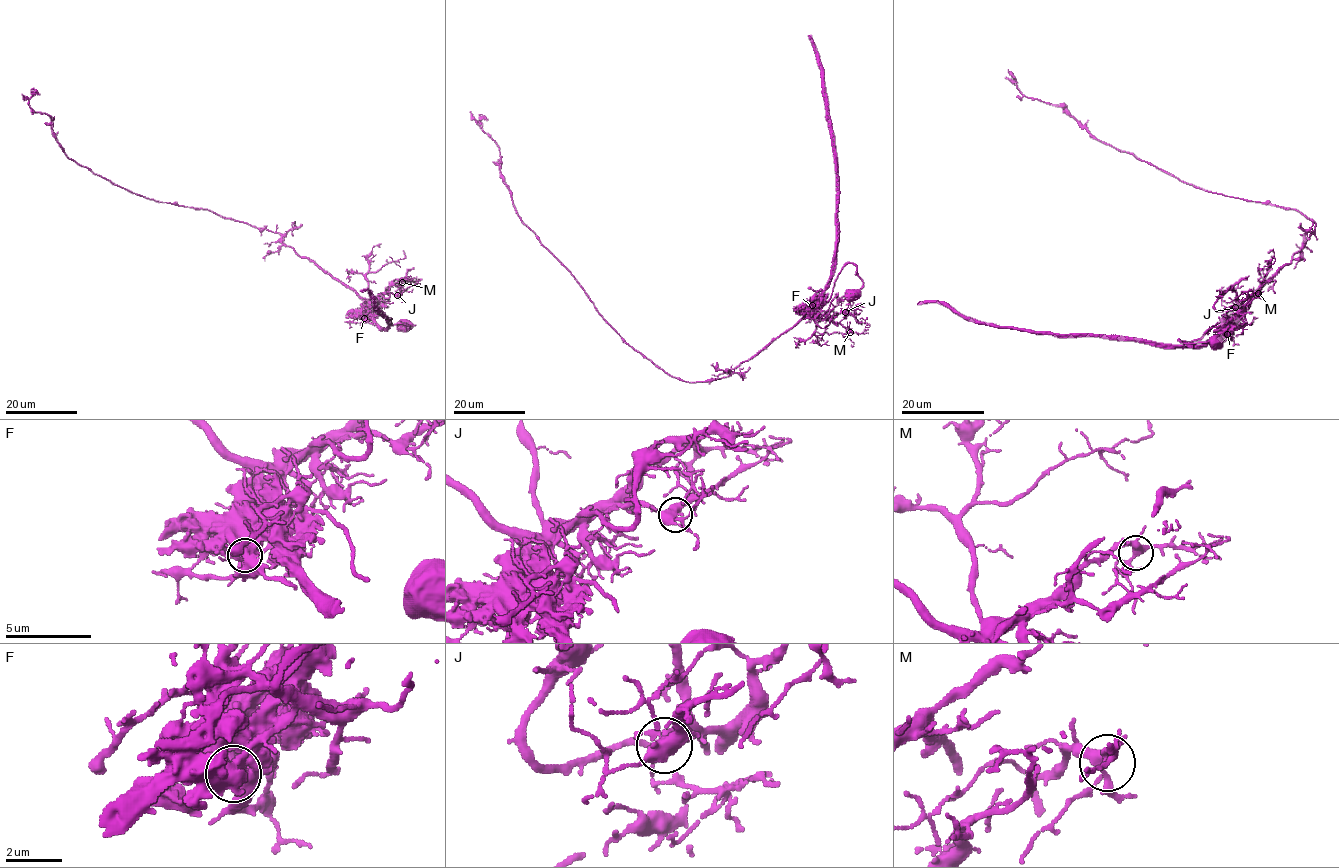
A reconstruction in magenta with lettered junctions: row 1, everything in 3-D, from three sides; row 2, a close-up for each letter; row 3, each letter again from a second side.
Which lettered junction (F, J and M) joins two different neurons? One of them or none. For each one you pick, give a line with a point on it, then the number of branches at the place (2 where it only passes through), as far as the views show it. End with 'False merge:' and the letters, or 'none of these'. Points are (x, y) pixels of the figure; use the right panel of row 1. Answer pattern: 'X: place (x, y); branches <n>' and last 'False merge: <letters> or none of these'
F: place (1227, 334); branches 5
False merge: F

